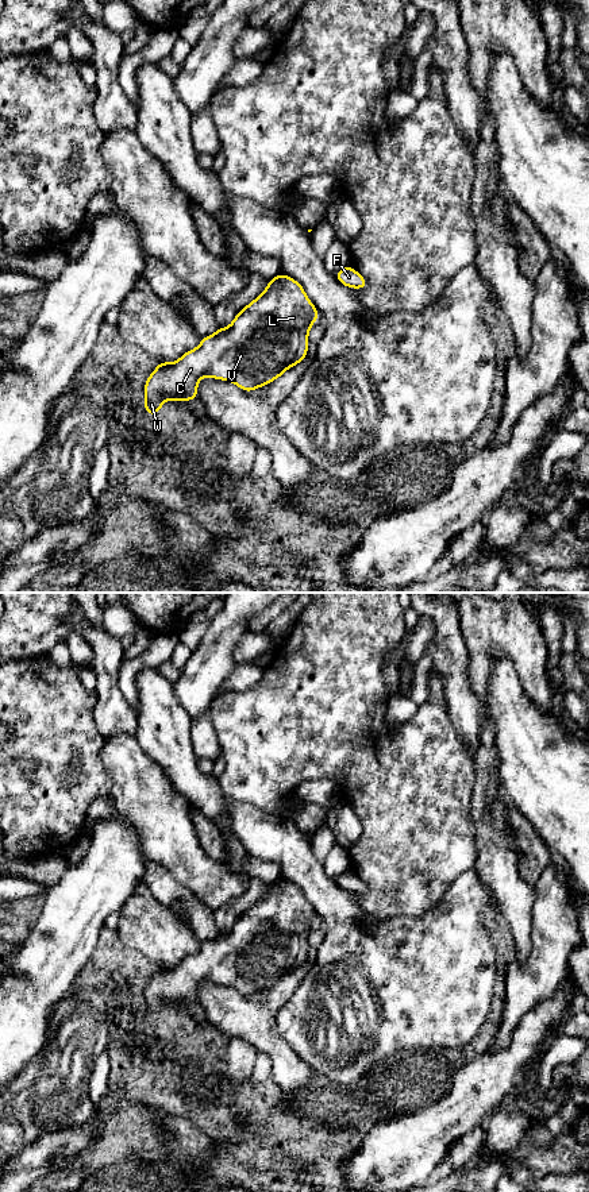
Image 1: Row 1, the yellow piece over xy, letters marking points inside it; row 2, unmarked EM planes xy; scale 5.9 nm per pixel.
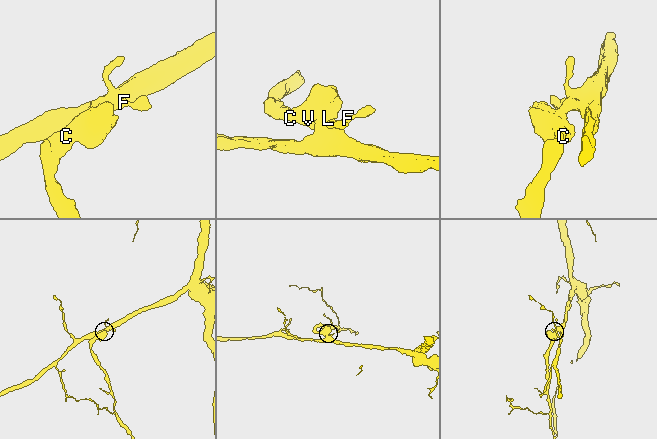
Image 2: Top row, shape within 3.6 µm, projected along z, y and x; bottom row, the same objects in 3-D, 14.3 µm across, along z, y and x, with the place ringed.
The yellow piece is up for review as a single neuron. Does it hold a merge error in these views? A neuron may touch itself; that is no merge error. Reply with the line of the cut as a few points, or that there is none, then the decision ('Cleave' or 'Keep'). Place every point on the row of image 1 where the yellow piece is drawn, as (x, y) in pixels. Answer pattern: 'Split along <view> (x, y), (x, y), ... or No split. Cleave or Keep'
No split. Keep

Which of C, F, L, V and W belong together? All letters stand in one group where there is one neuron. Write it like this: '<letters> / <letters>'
C F L V W

